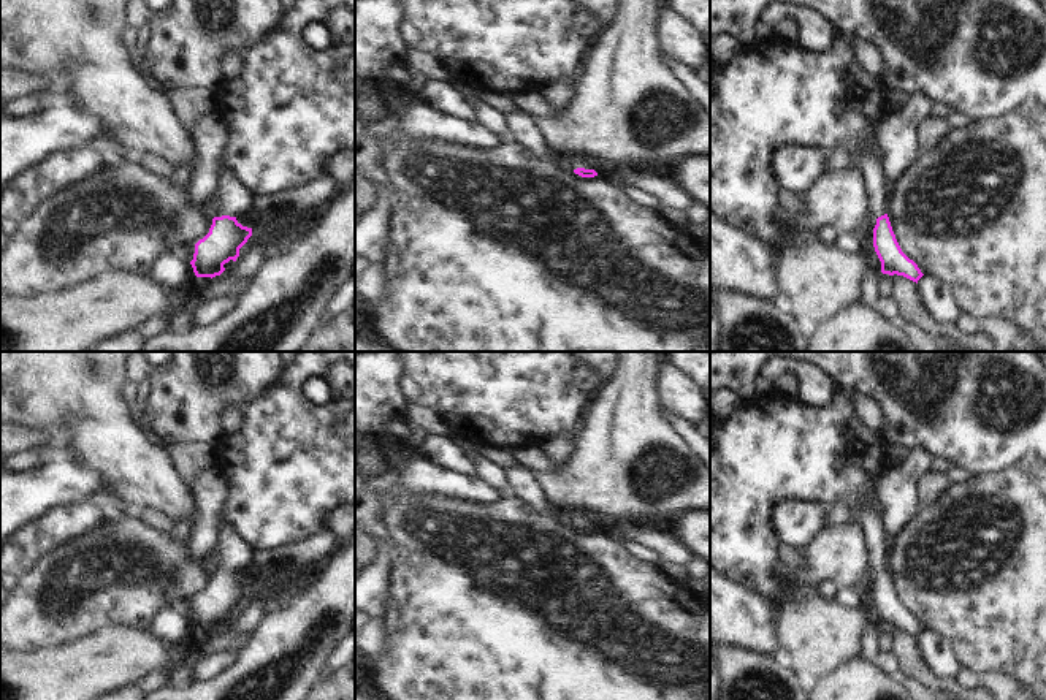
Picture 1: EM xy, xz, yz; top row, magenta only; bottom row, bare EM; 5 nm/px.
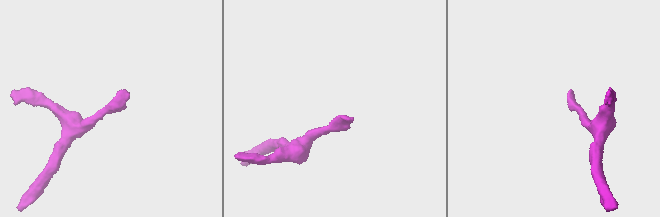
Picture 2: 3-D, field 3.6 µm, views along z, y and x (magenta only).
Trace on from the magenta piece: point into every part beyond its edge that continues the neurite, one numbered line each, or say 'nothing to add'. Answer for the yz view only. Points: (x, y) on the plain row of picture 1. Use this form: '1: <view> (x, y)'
1: yz (878, 550)

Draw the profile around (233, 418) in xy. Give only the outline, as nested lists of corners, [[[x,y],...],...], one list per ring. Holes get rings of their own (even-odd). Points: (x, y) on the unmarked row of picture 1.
[[[225,407],[222,413],[222,426],[228,432],[238,432],[244,426],[244,407]]]

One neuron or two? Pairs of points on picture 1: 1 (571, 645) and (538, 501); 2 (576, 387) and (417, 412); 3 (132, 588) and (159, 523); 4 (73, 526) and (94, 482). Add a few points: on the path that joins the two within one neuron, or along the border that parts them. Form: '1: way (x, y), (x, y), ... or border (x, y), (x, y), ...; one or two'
1: border (512, 494), (525, 499), (542, 513), (555, 515); two
2: border (411, 403), (436, 410), (460, 433); two
3: border (138, 518), (168, 534); two
4: border (86, 501), (56, 505), (48, 512); two

